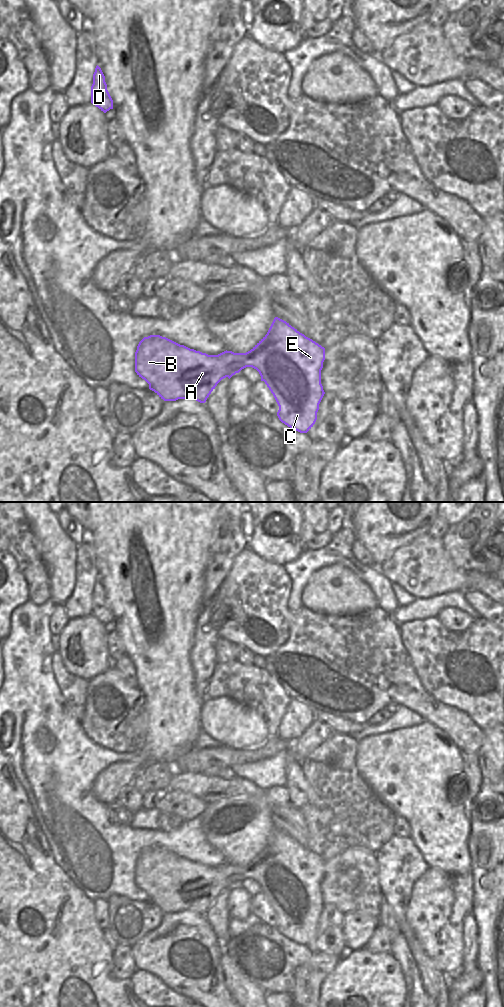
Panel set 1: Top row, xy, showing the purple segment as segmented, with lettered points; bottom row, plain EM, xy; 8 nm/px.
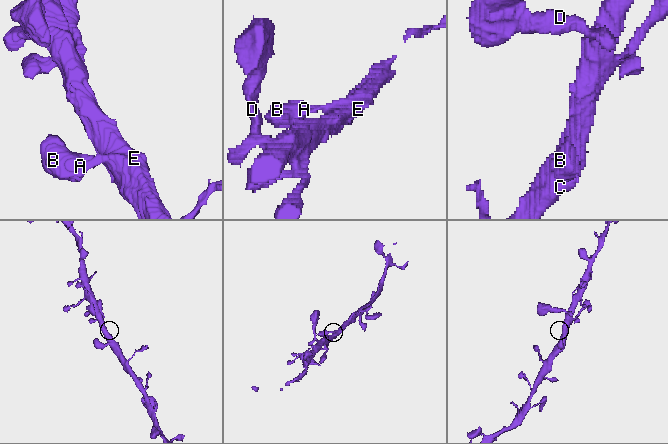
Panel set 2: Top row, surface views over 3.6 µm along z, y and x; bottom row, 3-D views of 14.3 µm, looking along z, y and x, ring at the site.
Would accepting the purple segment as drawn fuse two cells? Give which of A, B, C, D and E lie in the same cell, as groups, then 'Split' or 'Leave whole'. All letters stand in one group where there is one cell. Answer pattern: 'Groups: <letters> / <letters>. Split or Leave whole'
Groups: A B C D E. Leave whole.

